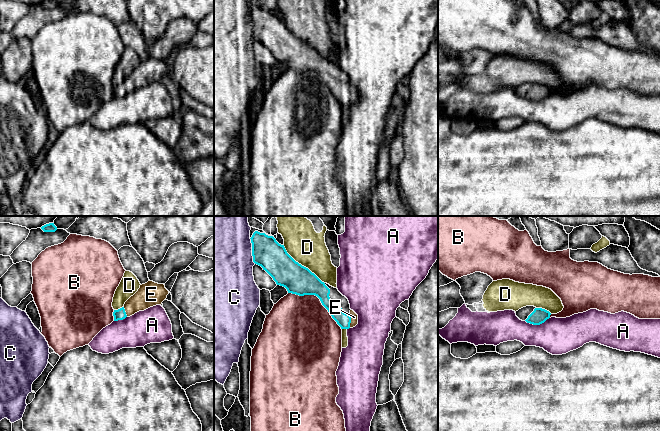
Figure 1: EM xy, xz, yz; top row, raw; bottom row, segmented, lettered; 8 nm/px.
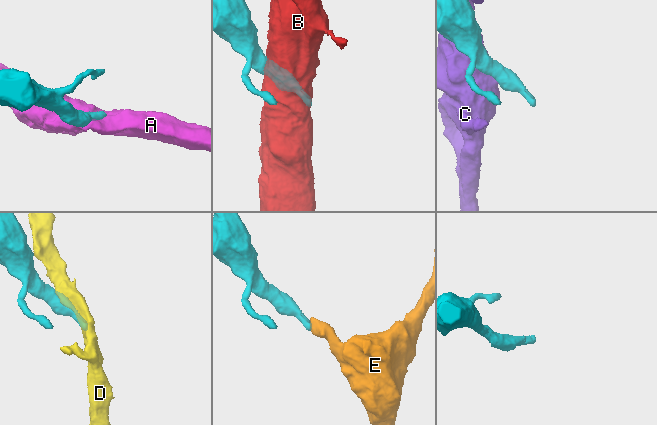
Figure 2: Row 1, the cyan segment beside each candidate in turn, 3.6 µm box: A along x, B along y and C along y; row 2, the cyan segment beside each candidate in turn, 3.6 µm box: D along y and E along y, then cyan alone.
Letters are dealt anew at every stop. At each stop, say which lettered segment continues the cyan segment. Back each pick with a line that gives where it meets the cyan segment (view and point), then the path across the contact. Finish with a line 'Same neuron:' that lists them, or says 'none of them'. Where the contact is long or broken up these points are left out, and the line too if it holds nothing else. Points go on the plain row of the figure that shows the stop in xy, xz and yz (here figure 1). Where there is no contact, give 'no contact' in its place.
E: contact xz (350, 97); way xz (343, 96), (350, 97), (354, 93)
Same neuron: E

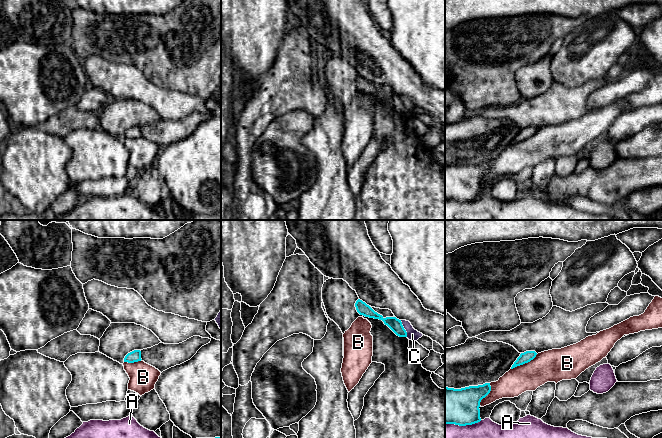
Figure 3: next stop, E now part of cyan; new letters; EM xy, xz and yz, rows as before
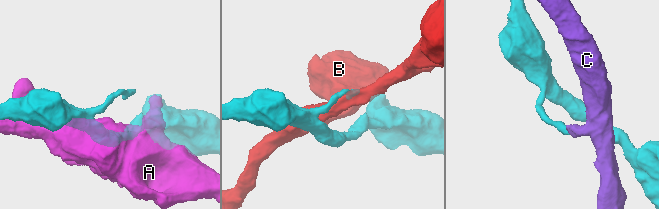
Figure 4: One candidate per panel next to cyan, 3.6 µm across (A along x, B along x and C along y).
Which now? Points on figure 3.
Same neuron: none of them

